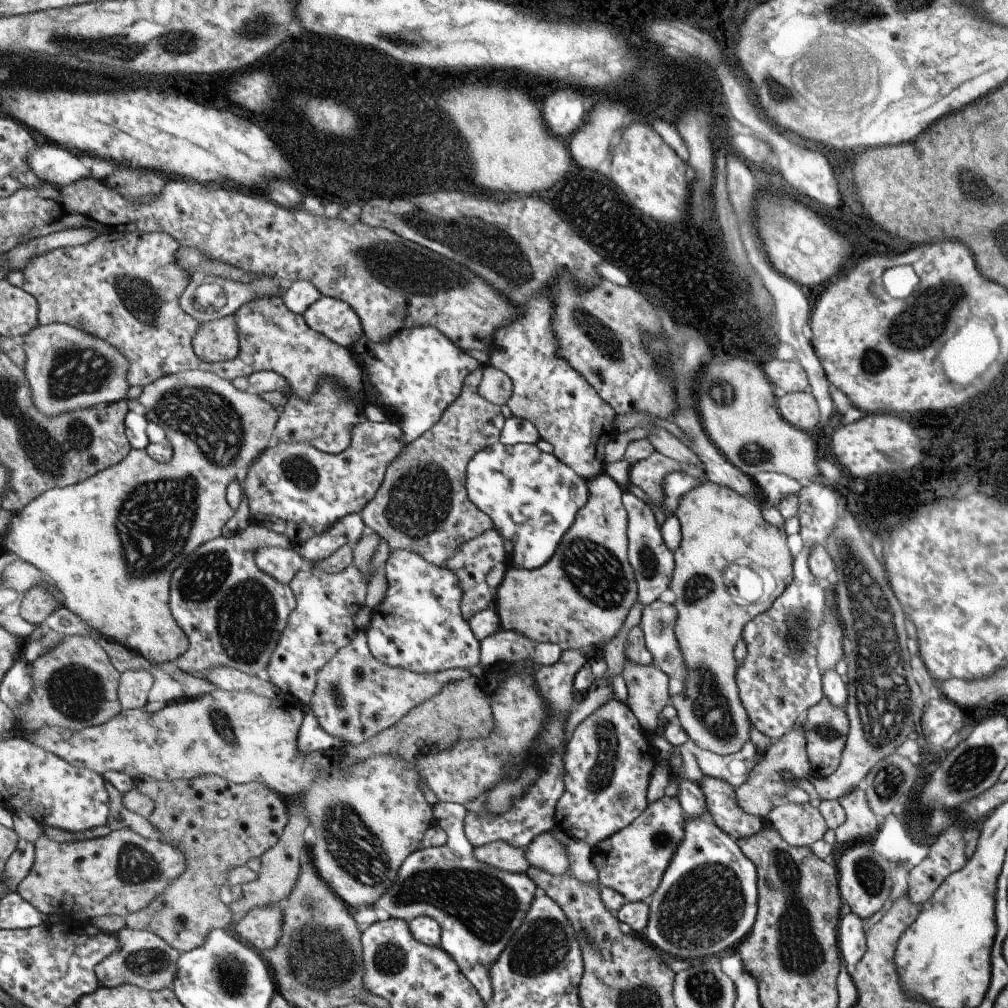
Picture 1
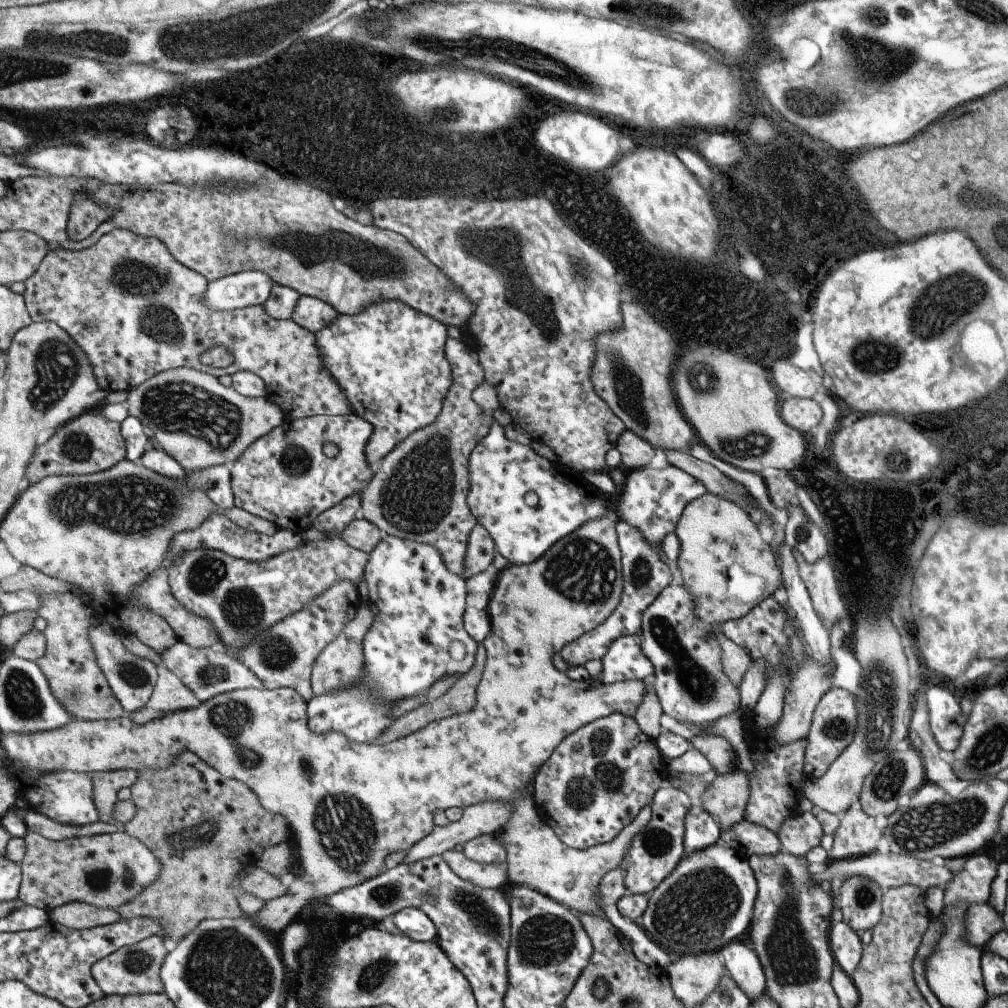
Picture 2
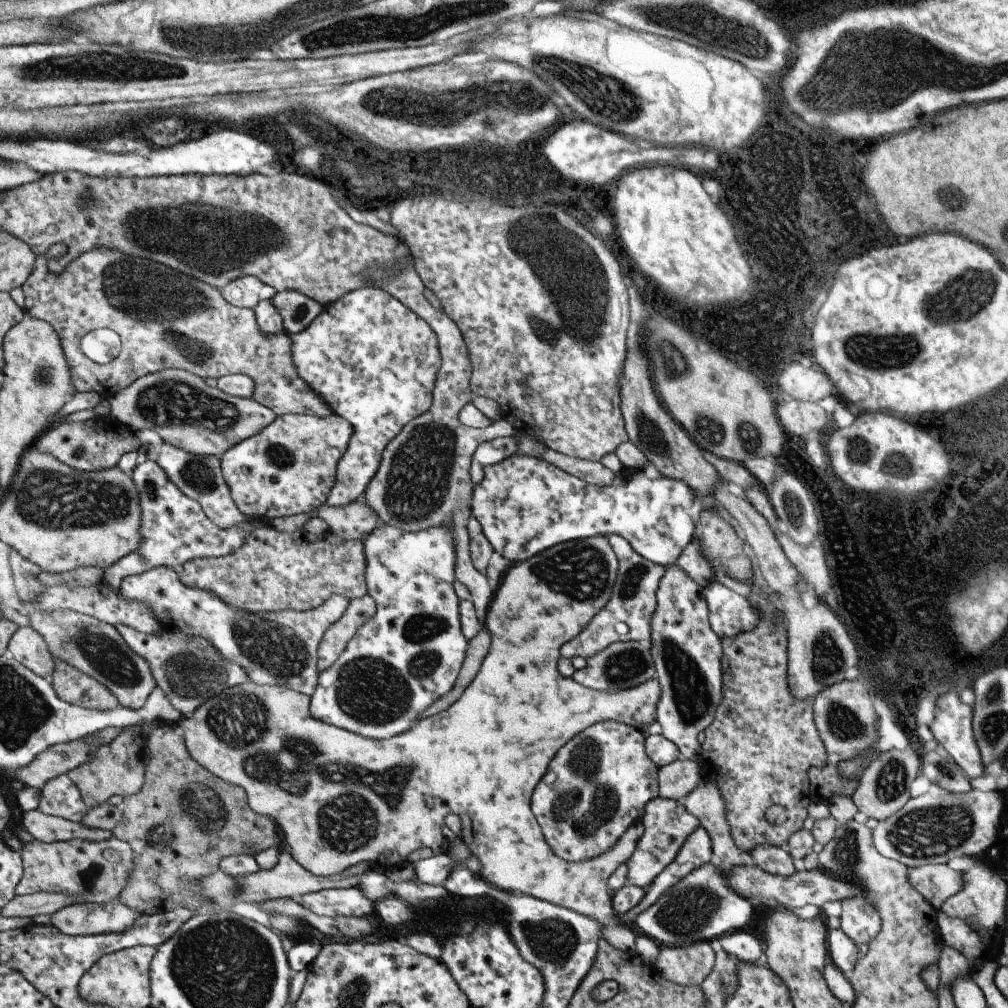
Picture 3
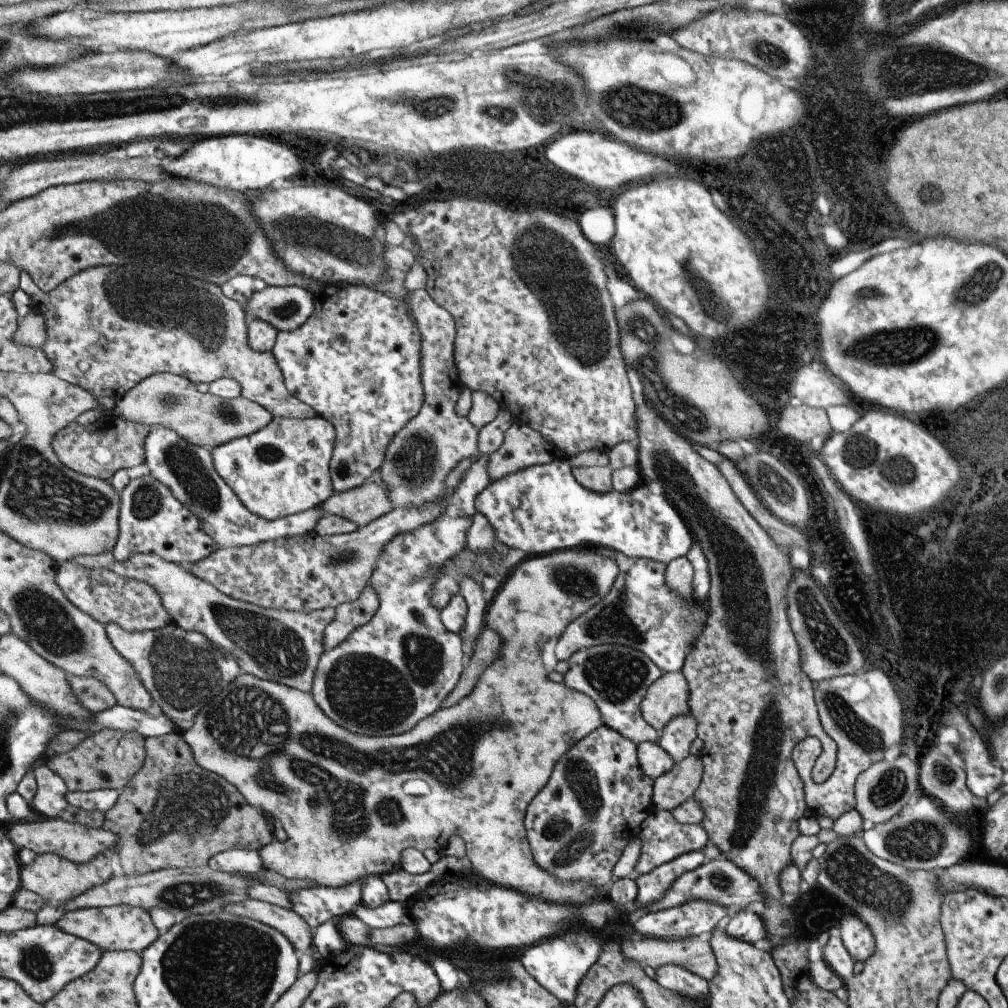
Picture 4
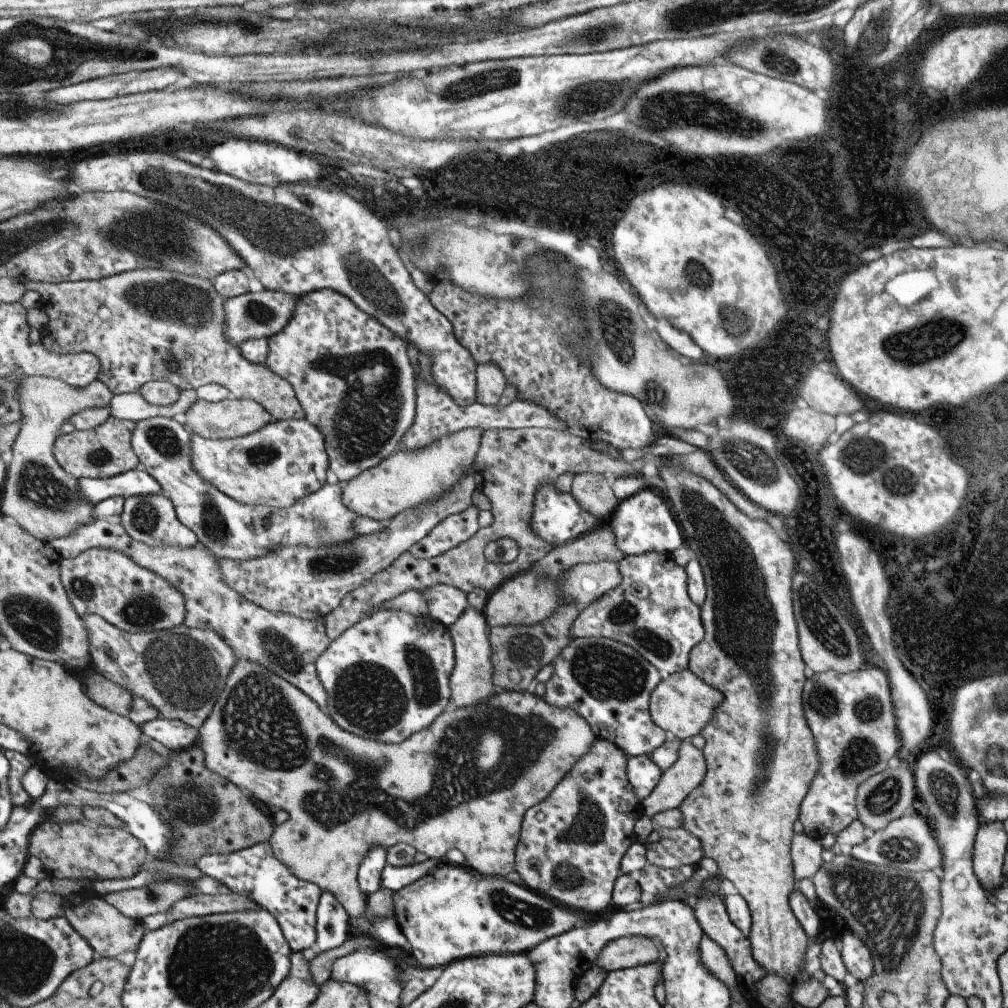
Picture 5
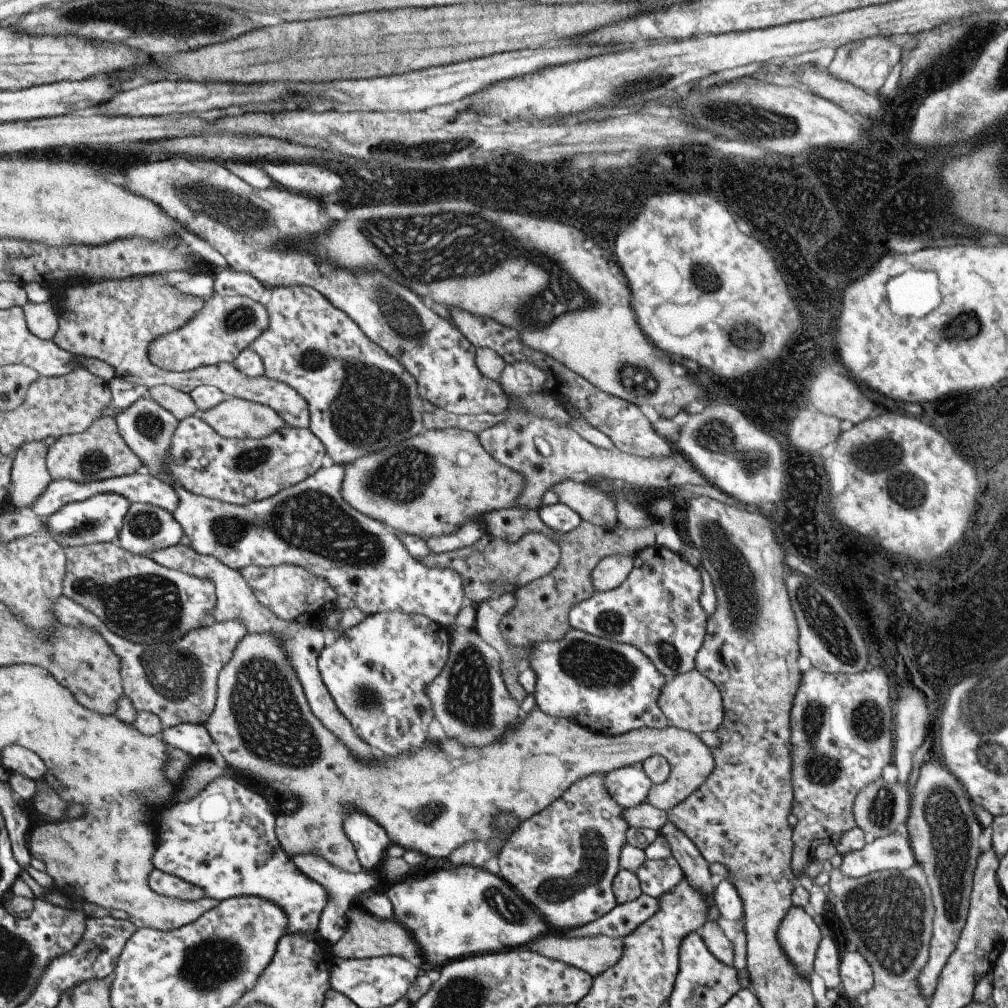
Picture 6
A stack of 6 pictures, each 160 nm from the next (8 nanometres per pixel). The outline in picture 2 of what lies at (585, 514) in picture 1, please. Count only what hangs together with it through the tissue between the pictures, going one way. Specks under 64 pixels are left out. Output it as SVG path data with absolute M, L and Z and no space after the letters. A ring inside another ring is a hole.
M613 514L613 516L607 516L607 518L599 518L599 520L583 522L577 530L573 530L571 534L563 536L559 541L555 542L552 546L549 546L546 553L539 556L533 564L507 564L503 570L498 572L490 593L489 602L485 608L490 619L490 635L481 643L486 651L486 660L479 684L475 690L475 706L473 706L471 710L461 712L461 714L453 714L448 718L441 718L440 720L429 722L427 726L423 726L423 728L412 734L407 734L404 738L399 738L392 742L387 742L386 744L368 744L351 741L340 731L327 732L326 734L315 734L314 731L310 730L306 723L306 700L303 699L297 691L286 687L275 689L252 687L219 694L218 696L203 702L199 708L183 710L183 712L175 712L175 714L167 714L167 716L159 718L159 720L153 720L153 722L141 724L141 726L135 724L128 714L123 716L123 718L115 720L75 720L71 722L70 725L63 726L61 729L51 730L51 732L39 732L39 734L6 734L1 737L1 744L3 745L3 748L7 750L8 761L10 764L13 767L24 771L27 779L33 779L35 781L37 778L43 778L43 774L51 774L62 769L73 772L94 773L96 771L109 772L115 770L135 770L141 772L150 769L155 770L155 768L167 768L167 766L173 764L175 758L179 757L179 754L183 754L185 750L191 750L191 752L197 754L204 762L207 762L209 766L214 767L220 774L223 774L223 777L237 779L244 784L247 784L247 786L259 796L259 800L261 800L263 806L266 807L266 810L281 815L282 818L285 818L287 822L290 823L291 834L293 834L293 840L297 847L298 863L300 866L299 869L301 869L301 874L297 874L295 879L285 886L287 890L285 890L283 896L267 901L265 908L253 918L259 926L263 926L265 930L269 930L271 934L275 934L276 938L280 933L283 933L283 928L286 928L287 924L298 919L299 912L306 903L313 900L322 900L324 897L330 897L331 894L343 890L343 888L357 886L357 884L361 884L361 882L365 882L365 880L369 880L369 878L378 876L380 874L379 870L386 865L386 863L384 863L385 856L393 854L393 852L407 851L417 842L420 842L425 838L427 834L431 833L431 830L434 828L433 814L435 810L444 810L449 807L463 808L473 806L474 804L481 804L481 802L485 801L497 802L497 800L503 802L503 804L509 804L509 806L511 806L511 816L507 816L507 821L501 826L501 830L499 830L500 833L492 834L497 838L497 842L503 846L503 850L505 850L504 861L505 866L507 866L507 884L523 885L527 888L531 886L535 892L539 892L539 894L551 898L551 900L561 904L561 906L564 906L571 912L576 914L591 914L591 916L595 916L595 918L599 916L599 918L605 918L605 920L607 920L605 912L603 912L603 910L599 908L599 904L597 904L599 882L601 882L601 878L603 878L607 872L617 869L619 862L625 858L625 852L627 852L627 848L629 848L629 844L631 844L631 838L633 838L639 830L645 828L645 824L648 824L650 808L645 806L642 810L639 810L639 813L633 818L633 821L630 824L627 824L627 826L625 826L610 842L583 850L577 850L562 845L562 843L559 842L559 838L557 838L544 822L540 820L532 796L529 796L524 790L527 790L529 786L533 785L533 779L537 770L543 765L543 762L547 761L547 758L550 758L553 750L555 750L555 748L563 741L563 738L566 738L569 734L573 734L575 730L583 728L585 724L589 724L589 722L593 722L593 720L609 716L609 714L619 713L623 714L623 716L627 716L627 718L634 718L639 730L641 730L641 732L643 732L649 739L654 740L660 734L659 719L661 718L662 712L661 708L659 708L659 700L657 700L657 696L655 696L655 690L653 690L654 686L651 679L644 681L621 681L609 685L599 685L588 680L571 680L571 678L568 678L563 672L556 670L553 667L553 662L551 662L551 658L553 658L555 654L559 654L563 646L566 646L569 642L576 640L579 636L582 636L593 630L593 628L599 626L599 624L601 624L603 620L606 620L607 616L615 610L615 606L619 604L619 594L621 594L623 578L621 578L620 554L617 546L617 536L615 534L616 522L617 518L615 518L615 514Z

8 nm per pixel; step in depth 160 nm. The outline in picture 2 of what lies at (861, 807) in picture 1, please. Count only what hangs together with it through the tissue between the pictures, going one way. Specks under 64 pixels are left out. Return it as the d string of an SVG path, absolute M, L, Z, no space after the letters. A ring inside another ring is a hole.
M854 805L839 815L828 860L863 857L876 852L881 832L874 826L874 818Z

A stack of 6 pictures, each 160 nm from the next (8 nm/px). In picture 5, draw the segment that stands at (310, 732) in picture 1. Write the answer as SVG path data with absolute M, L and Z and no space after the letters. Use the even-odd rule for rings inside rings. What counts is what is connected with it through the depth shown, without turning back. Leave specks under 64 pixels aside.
M471 504L457 514L446 516L441 522L432 526L419 542L410 546L408 554L414 559L430 559L465 542L479 529L477 511L478 508ZM376 609L370 615L359 619L354 625L344 630L337 638L330 641L330 645L327 646L325 652L317 658L317 675L328 696L325 713L339 728L358 737L369 740L375 739L380 743L403 742L411 733L427 728L434 721L434 718L443 712L450 698L449 675L453 670L454 664L453 641L446 626L433 620L428 614L413 616L410 613L394 609Z

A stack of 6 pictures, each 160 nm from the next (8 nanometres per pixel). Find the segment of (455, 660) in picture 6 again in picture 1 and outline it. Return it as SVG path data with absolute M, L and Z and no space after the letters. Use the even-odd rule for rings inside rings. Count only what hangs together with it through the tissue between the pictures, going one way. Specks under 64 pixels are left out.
M475 368L463 378L459 395L438 422L416 440L405 444L387 464L379 489L361 508L364 526L383 538L391 550L411 550L425 562L444 567L455 548L492 530L491 520L467 500L466 465L471 456L501 440L505 418L500 407L477 394L482 370Z

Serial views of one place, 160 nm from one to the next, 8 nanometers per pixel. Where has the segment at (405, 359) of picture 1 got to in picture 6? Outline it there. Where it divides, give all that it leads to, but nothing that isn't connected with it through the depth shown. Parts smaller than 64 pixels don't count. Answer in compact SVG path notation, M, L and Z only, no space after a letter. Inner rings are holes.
M286 286L271 288L271 298L266 307L270 310L269 328L252 344L253 347L264 360L266 368L265 375L269 378L287 383L292 386L304 399L309 406L310 424L308 429L311 434L316 435L325 447L325 452L329 454L331 460L337 465L346 465L352 463L355 459L370 455L377 451L383 450L392 444L407 440L412 436L418 435L423 431L421 424L421 414L423 413L423 404L416 389L416 382L412 376L397 362L393 357L389 356L385 349L381 349L371 339L368 339L362 333L362 330L352 321L342 310L335 308L334 305L318 290L306 286Z

